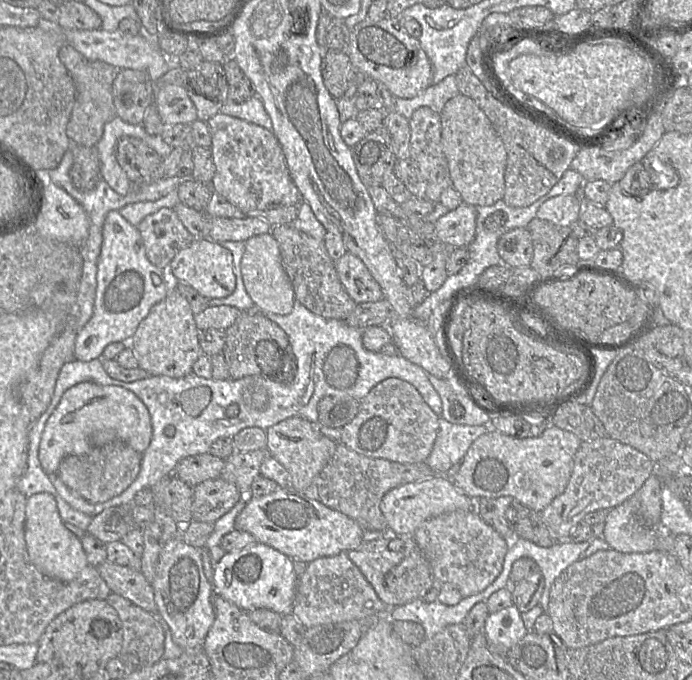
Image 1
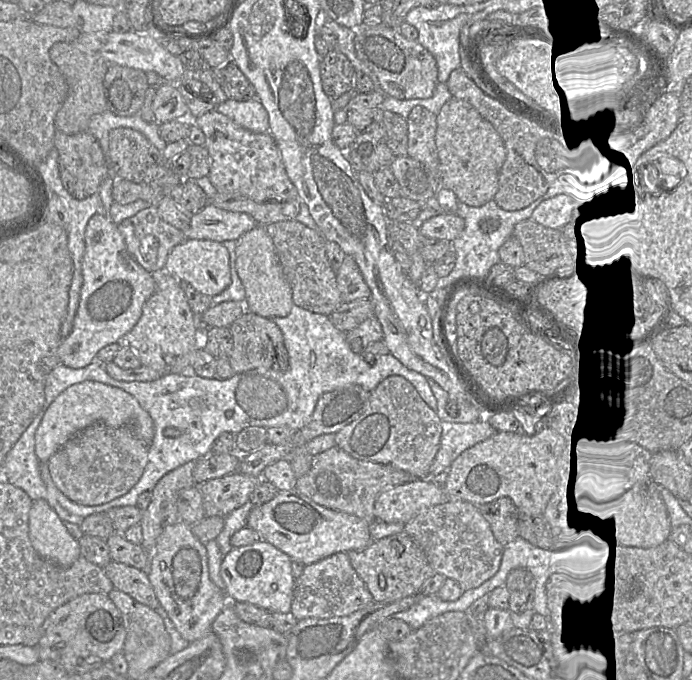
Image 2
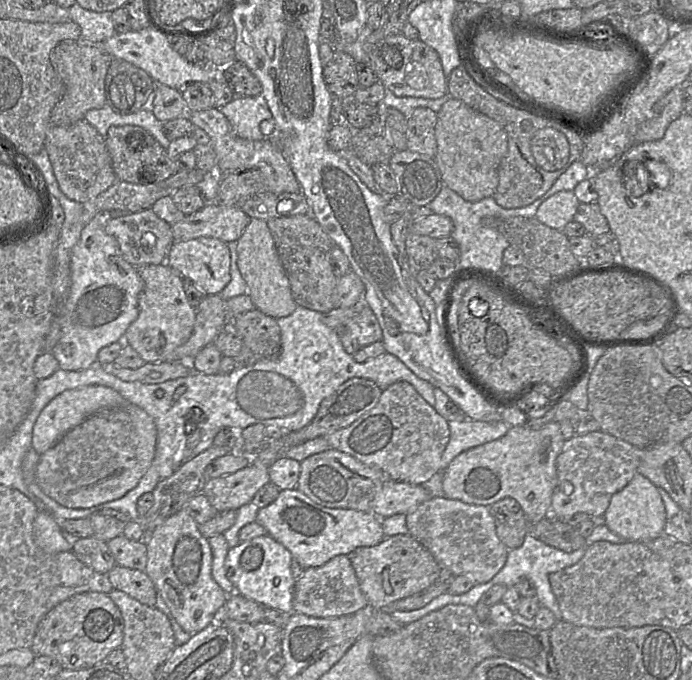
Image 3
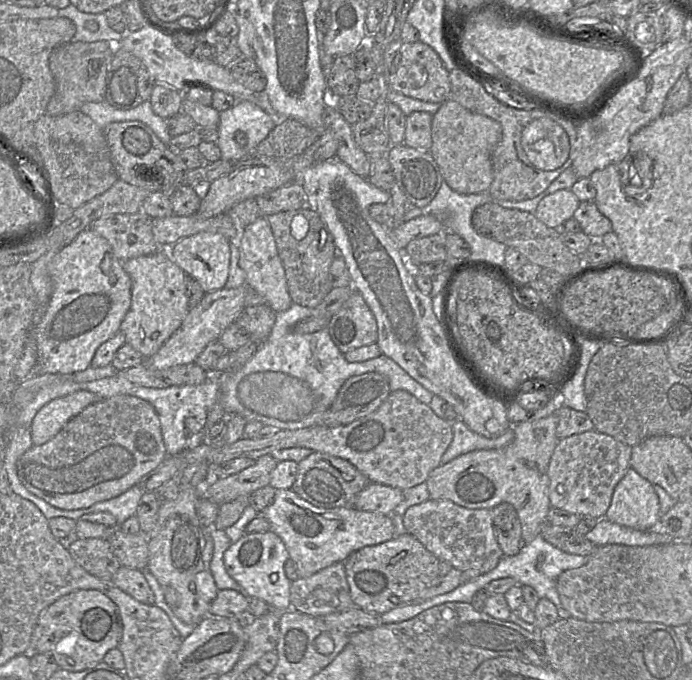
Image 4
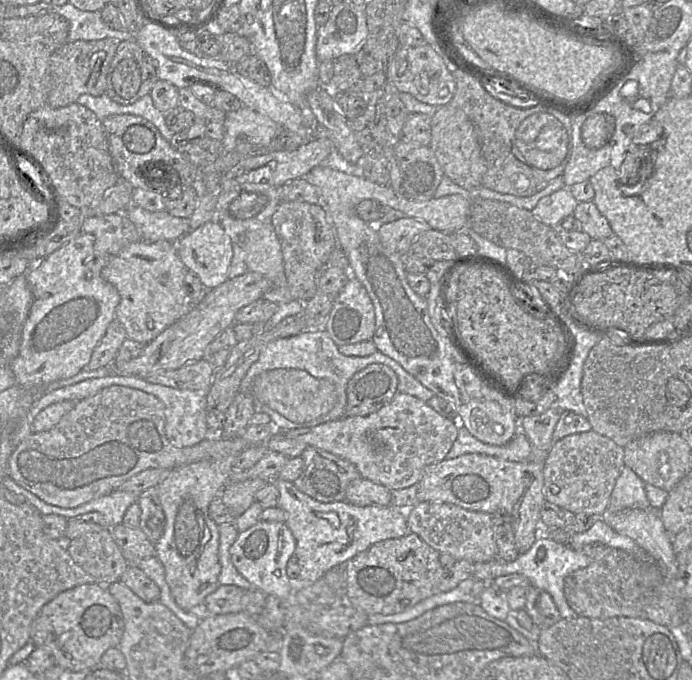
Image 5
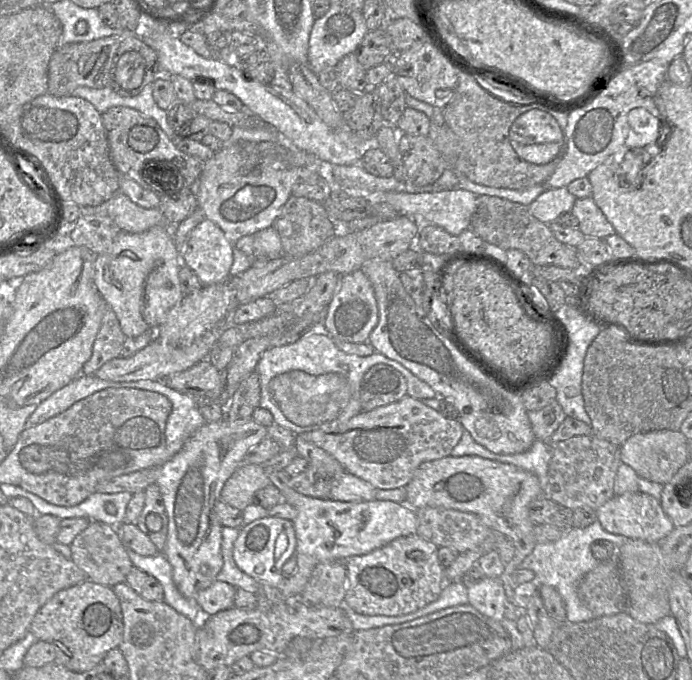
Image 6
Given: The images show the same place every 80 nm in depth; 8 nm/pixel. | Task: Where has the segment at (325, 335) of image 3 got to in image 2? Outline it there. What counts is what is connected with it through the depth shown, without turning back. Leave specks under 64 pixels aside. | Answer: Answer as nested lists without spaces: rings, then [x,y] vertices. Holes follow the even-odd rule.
[[[294,304],[288,316],[270,319],[283,334],[289,356],[289,367],[285,372],[259,368],[236,373],[229,379],[217,379],[203,378],[190,370],[187,374],[162,375],[154,381],[124,382],[112,378],[104,364],[98,360],[79,369],[69,368],[60,362],[46,376],[42,410],[47,410],[53,400],[69,386],[84,381],[96,381],[120,388],[134,396],[152,418],[154,437],[148,447],[148,462],[143,474],[125,495],[98,506],[77,504],[57,488],[47,463],[40,462],[40,476],[48,493],[69,513],[82,518],[107,512],[112,508],[136,506],[139,495],[151,491],[166,474],[189,461],[196,461],[210,454],[210,448],[220,434],[229,432],[236,435],[247,427],[288,427],[300,430],[311,421],[318,399],[324,393],[350,384],[372,391],[380,382],[393,375],[408,380],[424,402],[437,413],[437,400],[428,378],[407,368],[391,354],[375,356],[376,361],[373,364],[367,363],[360,354],[352,351],[346,340],[346,332],[338,330],[328,316]],[[169,428],[177,430],[179,435],[165,435]]]

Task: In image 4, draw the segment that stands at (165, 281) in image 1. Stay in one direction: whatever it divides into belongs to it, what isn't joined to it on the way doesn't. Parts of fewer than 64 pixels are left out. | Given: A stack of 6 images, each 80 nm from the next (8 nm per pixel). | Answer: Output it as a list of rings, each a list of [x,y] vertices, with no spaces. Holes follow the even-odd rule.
[[[91,228],[81,231],[71,243],[55,254],[48,264],[48,273],[52,294],[32,330],[37,346],[34,371],[39,374],[72,375],[89,368],[98,347],[120,331],[121,322],[131,305],[132,282],[109,242]]]

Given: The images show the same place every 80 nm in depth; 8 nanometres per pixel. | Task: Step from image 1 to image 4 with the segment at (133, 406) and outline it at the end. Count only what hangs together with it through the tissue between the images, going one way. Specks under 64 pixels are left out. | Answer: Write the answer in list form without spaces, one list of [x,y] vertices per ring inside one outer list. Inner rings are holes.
[[[86,390],[76,391],[56,398],[44,405],[31,424],[31,439],[34,445],[42,445],[52,439],[74,416],[87,406],[100,401],[97,394]]]

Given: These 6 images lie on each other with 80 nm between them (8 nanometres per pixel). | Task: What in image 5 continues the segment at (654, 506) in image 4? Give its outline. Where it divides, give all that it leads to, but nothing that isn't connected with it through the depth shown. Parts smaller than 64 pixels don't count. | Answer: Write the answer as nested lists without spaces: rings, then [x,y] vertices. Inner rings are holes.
[[[624,466],[611,493],[608,510],[650,507],[644,485],[643,480],[632,469]]]

